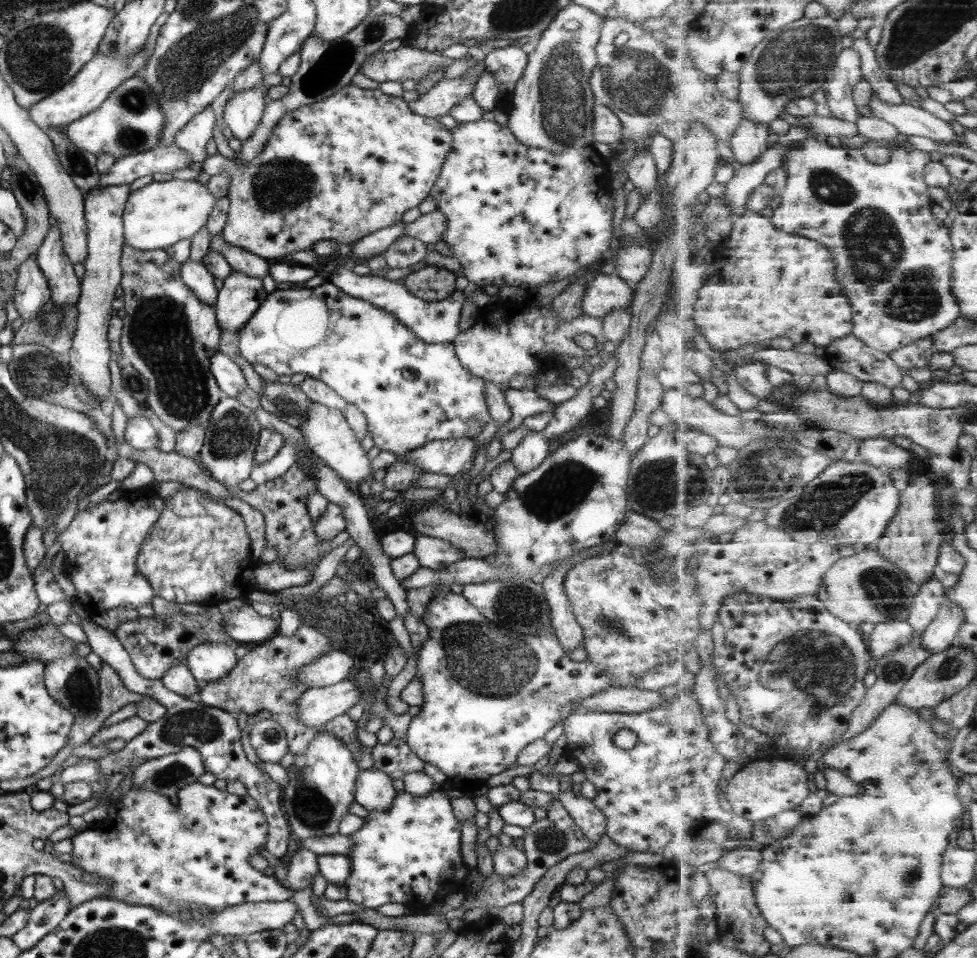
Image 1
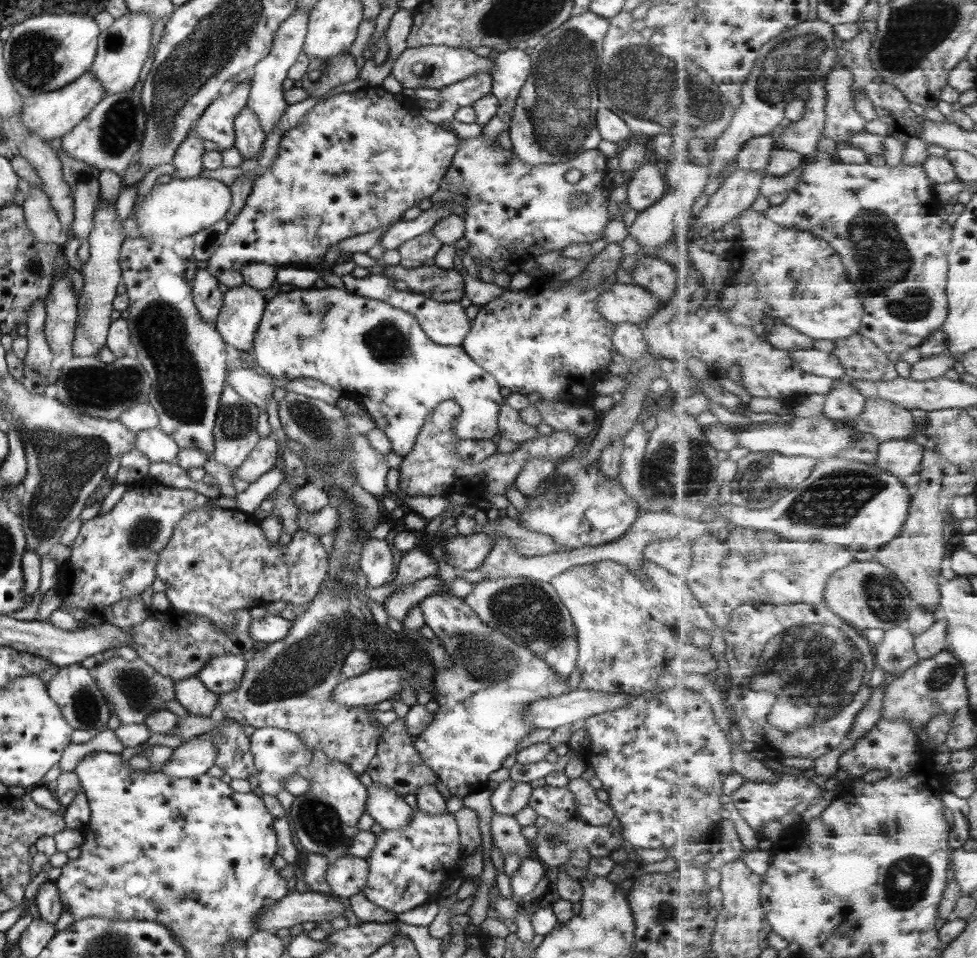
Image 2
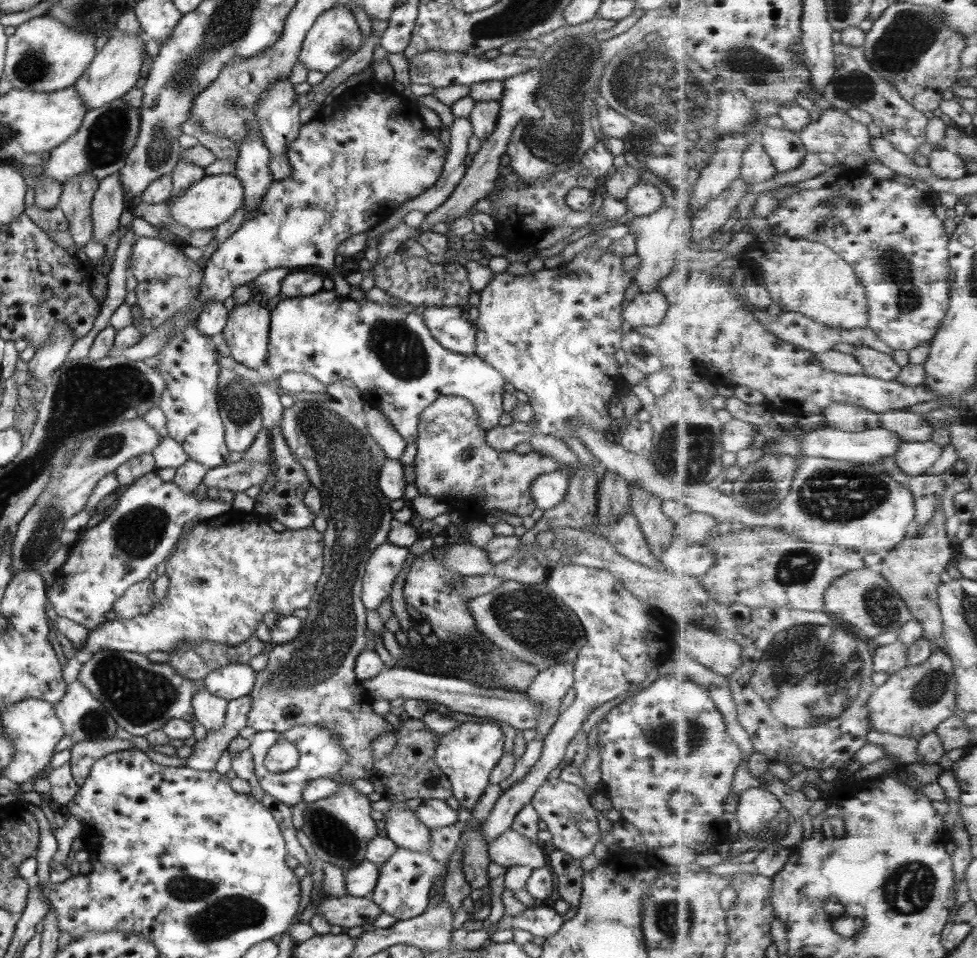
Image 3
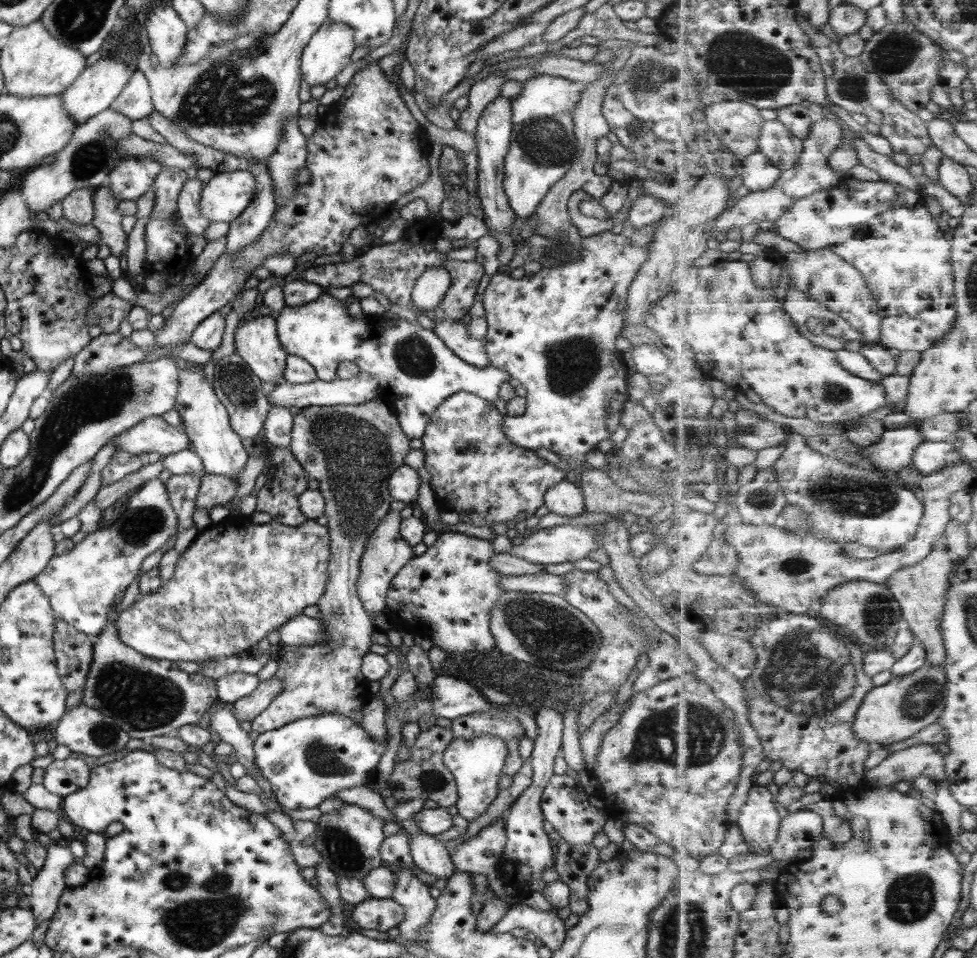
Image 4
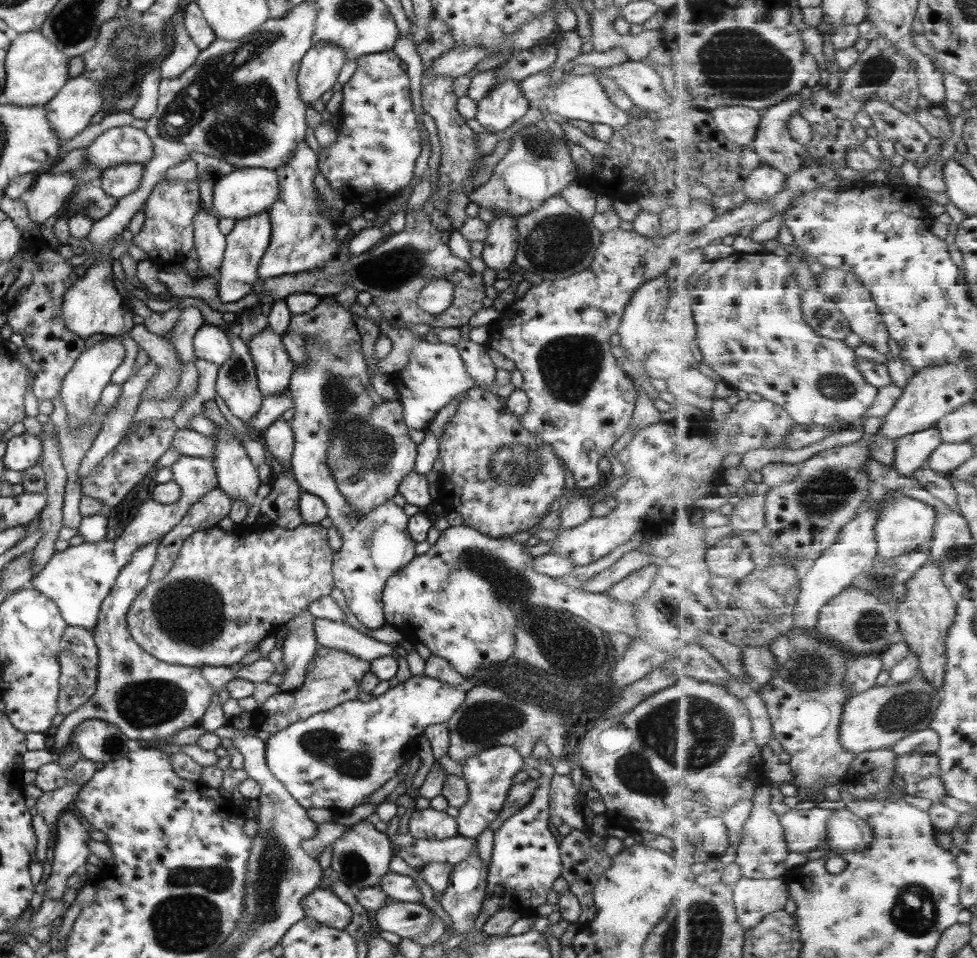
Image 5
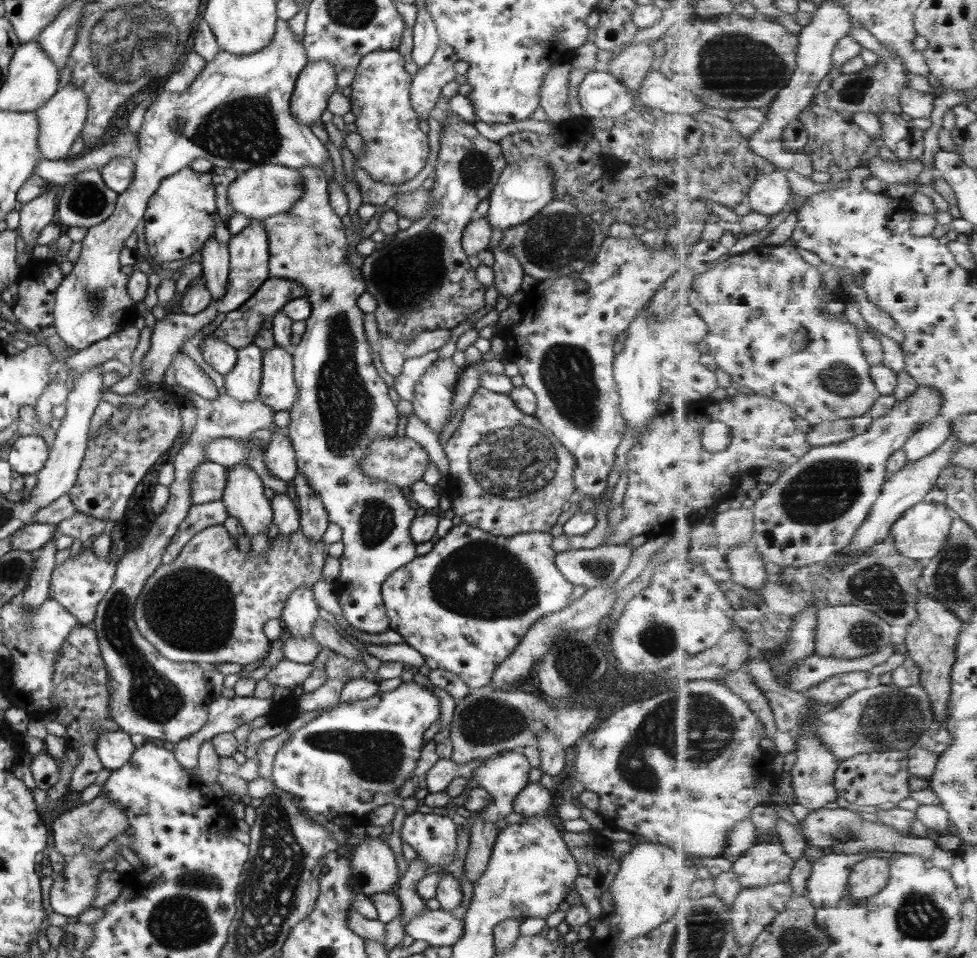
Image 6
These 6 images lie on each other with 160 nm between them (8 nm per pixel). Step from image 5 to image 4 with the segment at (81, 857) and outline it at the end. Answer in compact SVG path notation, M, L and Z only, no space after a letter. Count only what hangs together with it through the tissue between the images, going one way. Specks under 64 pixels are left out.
M66 842L51 843L46 847L46 857L41 870L32 872L33 878L28 884L31 888L28 899L34 928L53 916L59 895L67 887L63 883L63 872L72 860Z

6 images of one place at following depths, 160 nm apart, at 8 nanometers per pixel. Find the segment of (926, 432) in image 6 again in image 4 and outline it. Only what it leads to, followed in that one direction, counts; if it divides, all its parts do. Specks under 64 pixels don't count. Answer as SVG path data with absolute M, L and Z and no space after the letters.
M915 426L886 429L885 434L871 446L859 447L870 464L882 470L900 471L913 466L914 454L926 435Z

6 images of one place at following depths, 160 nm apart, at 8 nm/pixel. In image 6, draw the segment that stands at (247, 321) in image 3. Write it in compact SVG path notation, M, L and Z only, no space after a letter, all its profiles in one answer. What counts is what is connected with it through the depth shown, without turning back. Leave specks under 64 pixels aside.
M273 345L262 350L262 365L258 399L274 412L290 410L297 399L297 387L292 375L289 350Z

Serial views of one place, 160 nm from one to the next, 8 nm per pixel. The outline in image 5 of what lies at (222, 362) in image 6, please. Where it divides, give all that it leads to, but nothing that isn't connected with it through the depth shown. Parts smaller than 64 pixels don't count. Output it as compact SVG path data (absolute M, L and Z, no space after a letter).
M206 322L195 331L192 347L195 358L209 360L218 366L231 354L226 333Z

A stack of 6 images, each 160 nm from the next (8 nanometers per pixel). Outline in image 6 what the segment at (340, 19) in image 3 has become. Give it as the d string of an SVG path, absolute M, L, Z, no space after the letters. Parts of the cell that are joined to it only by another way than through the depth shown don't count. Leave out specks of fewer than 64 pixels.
M327 61L305 63L295 79L289 103L289 112L303 126L319 121L335 86L336 68Z

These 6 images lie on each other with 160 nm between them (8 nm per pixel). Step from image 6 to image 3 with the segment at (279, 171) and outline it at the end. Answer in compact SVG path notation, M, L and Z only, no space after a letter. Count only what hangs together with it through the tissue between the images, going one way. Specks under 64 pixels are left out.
M230 174L206 176L179 192L179 196L166 200L169 218L175 220L179 226L187 228L192 233L195 230L207 230L225 222L234 210L244 204L243 186L239 180Z

